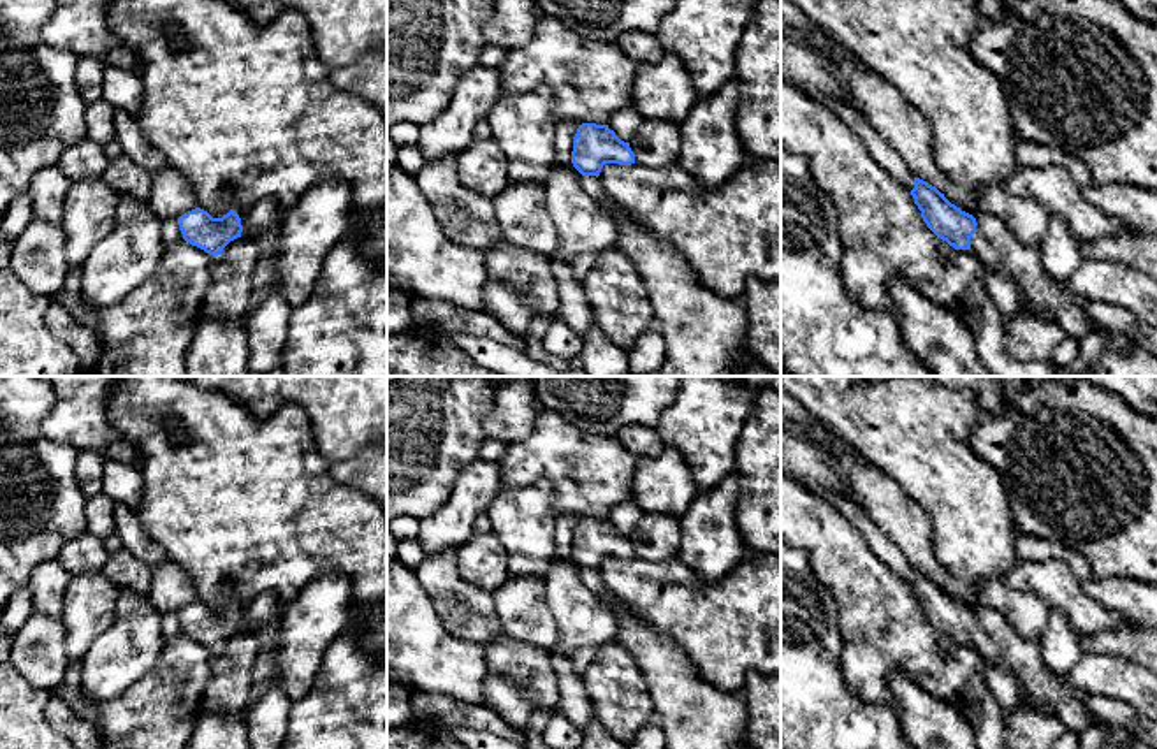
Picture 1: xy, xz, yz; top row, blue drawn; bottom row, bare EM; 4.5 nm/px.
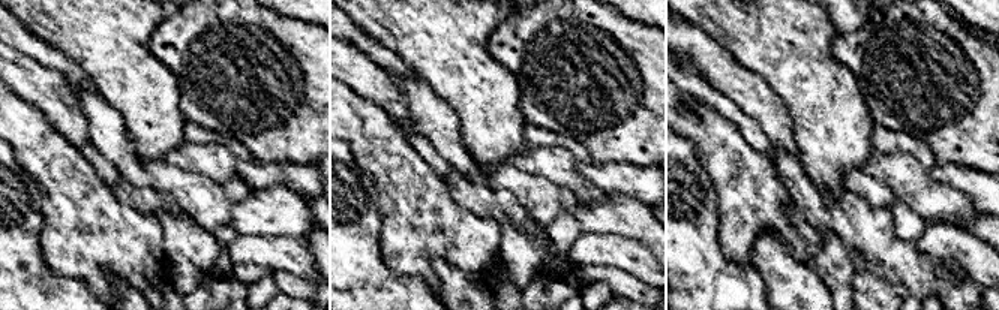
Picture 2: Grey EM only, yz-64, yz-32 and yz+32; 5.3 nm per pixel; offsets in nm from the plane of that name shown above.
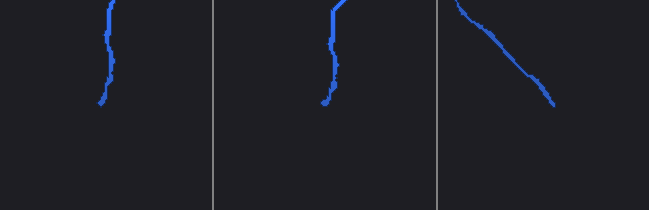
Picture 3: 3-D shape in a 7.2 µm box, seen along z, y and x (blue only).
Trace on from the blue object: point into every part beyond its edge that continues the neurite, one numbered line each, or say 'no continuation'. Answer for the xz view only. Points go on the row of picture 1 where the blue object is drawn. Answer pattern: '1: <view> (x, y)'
1: xz (702, 331)

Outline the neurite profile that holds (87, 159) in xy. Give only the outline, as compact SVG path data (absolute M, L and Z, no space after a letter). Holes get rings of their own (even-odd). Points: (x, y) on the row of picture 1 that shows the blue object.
M90 137L70 146L58 160L58 167L70 181L102 178L107 165L109 158L104 153L104 146Z

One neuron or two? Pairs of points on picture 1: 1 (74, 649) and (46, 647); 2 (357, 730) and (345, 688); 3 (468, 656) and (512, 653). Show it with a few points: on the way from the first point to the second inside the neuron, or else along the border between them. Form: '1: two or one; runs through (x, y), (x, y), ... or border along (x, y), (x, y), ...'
1: two; border along (58, 618), (64, 628), (64, 653), (69, 661)
2: one; runs through (357, 719), (356, 698)
3: two; border along (484, 647), (489, 672)

